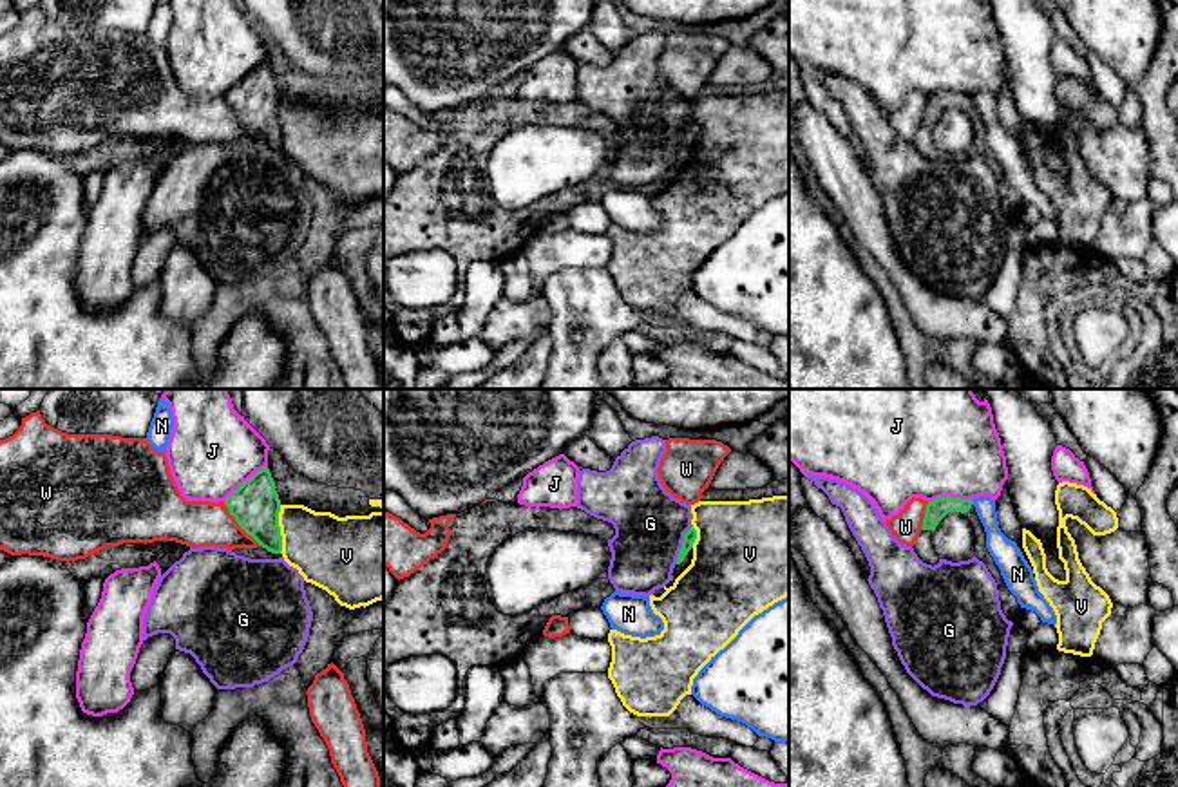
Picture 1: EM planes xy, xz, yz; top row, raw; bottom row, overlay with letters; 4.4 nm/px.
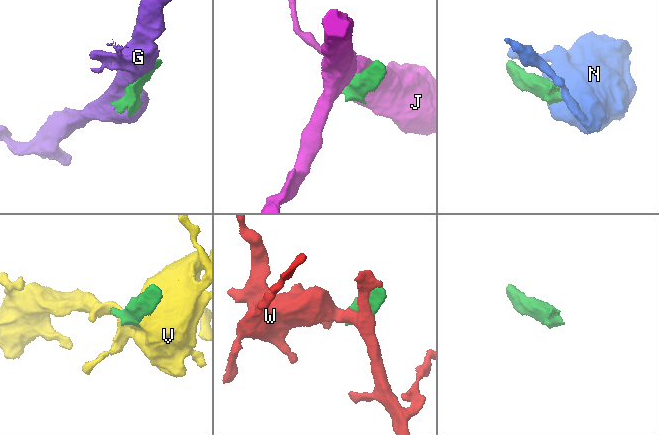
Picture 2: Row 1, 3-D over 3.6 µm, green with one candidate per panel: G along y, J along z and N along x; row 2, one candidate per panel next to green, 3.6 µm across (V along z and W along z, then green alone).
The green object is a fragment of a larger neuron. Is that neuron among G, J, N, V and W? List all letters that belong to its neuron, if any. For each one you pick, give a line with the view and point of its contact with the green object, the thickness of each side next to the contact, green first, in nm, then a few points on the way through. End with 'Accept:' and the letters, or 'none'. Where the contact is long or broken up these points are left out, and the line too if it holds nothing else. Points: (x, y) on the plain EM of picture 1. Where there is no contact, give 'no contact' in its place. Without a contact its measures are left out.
Accept: none

